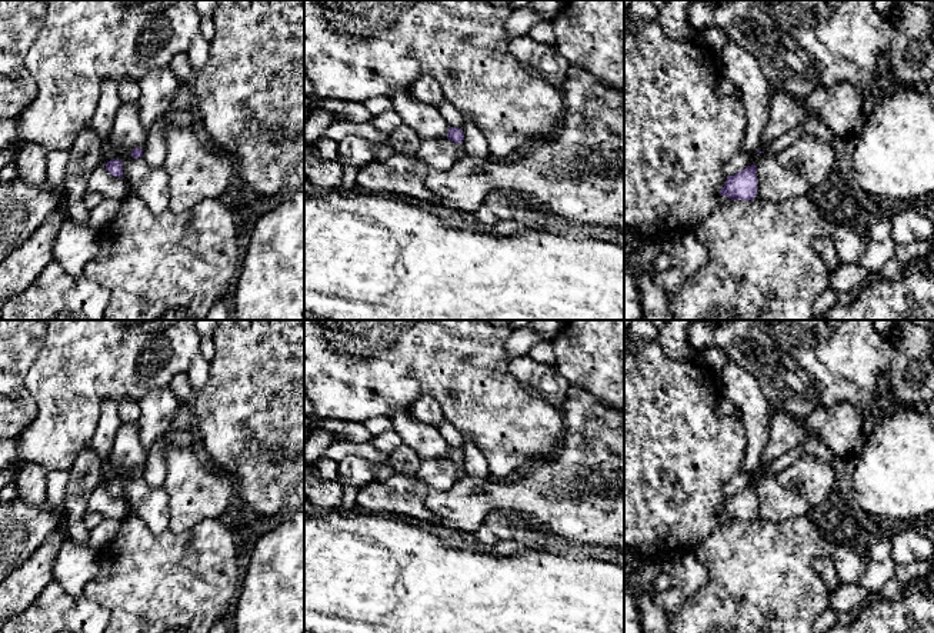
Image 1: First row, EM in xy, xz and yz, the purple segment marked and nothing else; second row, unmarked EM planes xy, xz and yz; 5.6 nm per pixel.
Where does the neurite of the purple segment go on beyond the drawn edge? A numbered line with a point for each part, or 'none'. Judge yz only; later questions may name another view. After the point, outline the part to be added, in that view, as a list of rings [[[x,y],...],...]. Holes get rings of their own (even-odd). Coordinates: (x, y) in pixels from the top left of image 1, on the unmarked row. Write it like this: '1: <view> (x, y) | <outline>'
1: yz (784, 460) | [[[798,444],[797,447],[794,447],[788,452],[785,452],[784,454],[781,454],[774,462],[767,463],[767,464],[761,464],[761,467],[758,470],[764,472],[764,473],[768,473],[768,474],[778,474],[784,469],[787,469],[791,463],[798,460],[803,454],[804,454],[804,449],[803,449],[801,444]]]

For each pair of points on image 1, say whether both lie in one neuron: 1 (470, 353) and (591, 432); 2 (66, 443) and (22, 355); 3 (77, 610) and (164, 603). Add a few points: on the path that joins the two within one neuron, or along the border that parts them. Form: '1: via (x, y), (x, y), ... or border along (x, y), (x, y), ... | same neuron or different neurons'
1: border along (556, 406), (563, 422), (563, 435), (559, 445) | different neurons
2: border along (44, 337), (24, 377), (33, 400) | different neurons
3: border along (82, 595), (97, 602), (110, 617) | different neurons

